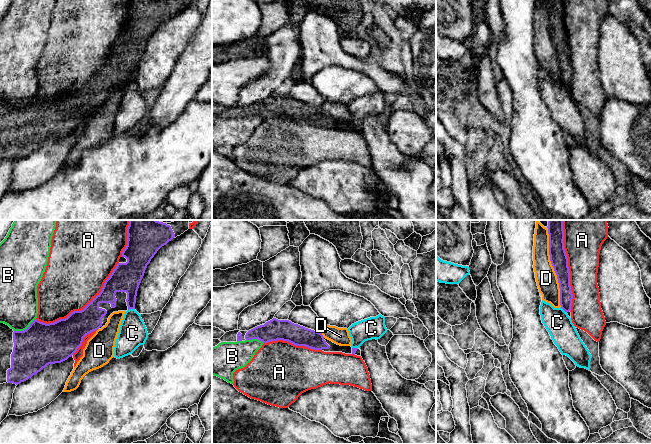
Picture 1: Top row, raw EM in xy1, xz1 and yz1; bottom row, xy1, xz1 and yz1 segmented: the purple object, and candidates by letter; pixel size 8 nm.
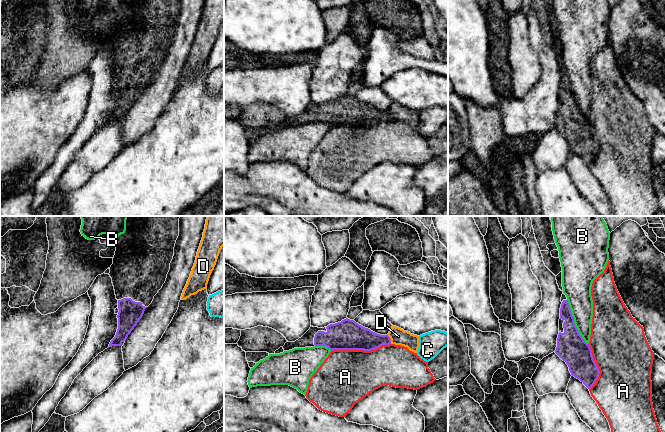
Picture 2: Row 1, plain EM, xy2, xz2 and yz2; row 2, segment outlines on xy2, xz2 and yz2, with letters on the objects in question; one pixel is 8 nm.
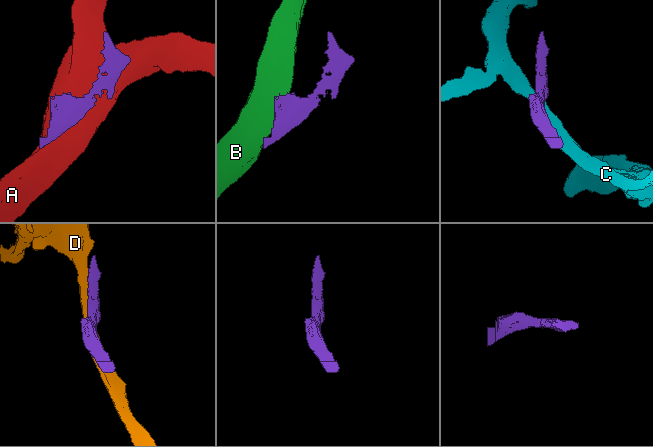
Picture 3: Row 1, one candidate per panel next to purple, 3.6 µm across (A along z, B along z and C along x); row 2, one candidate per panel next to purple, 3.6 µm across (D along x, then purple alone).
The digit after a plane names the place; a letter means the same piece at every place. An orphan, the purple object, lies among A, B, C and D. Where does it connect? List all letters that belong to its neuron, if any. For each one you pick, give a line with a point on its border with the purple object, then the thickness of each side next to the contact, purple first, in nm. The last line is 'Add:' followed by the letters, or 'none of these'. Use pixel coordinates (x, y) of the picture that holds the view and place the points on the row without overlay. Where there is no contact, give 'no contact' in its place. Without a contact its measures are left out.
Add: none of these

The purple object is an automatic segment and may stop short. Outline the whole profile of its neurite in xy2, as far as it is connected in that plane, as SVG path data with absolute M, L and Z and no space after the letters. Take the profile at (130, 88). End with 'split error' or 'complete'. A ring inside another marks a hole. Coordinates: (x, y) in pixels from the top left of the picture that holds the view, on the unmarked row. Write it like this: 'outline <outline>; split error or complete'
outline M126 0L125 9L119 11L113 40L109 44L118 76L118 105L109 123L122 122L162 64L170 46L178 12L179 0Z; split error

